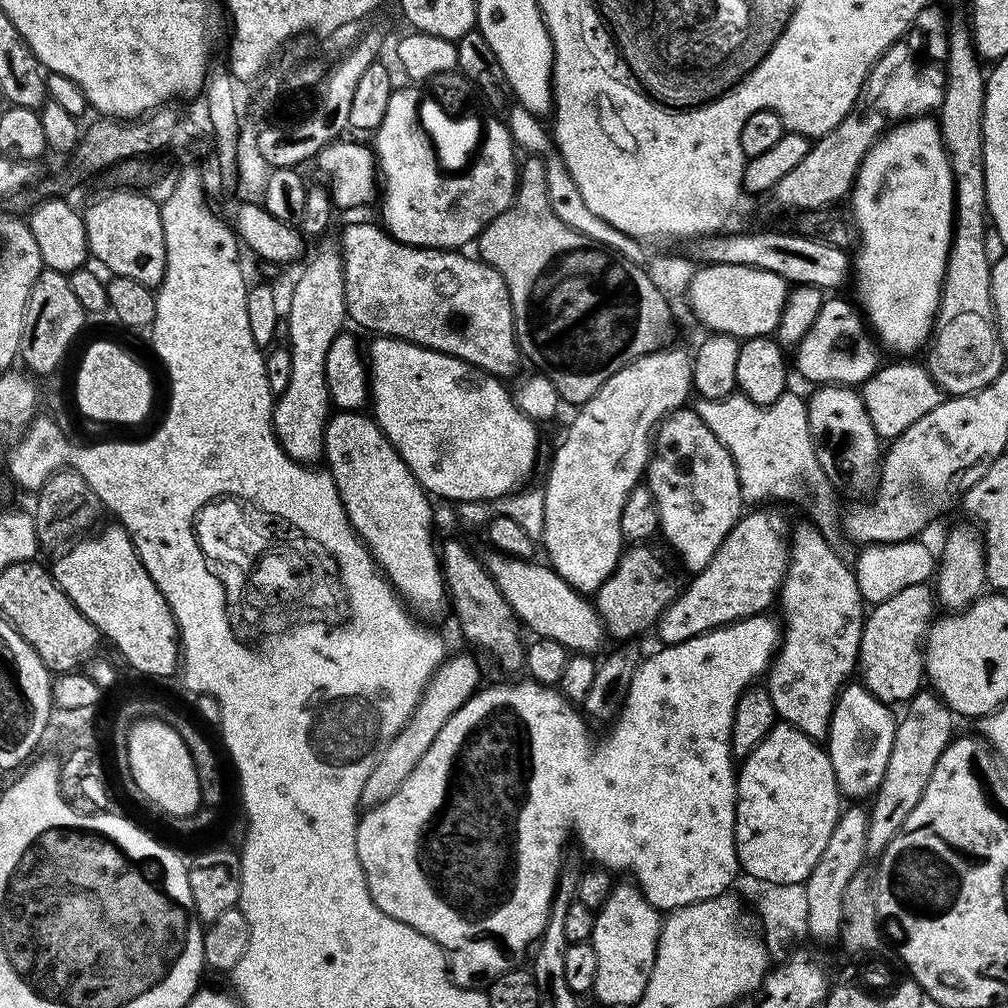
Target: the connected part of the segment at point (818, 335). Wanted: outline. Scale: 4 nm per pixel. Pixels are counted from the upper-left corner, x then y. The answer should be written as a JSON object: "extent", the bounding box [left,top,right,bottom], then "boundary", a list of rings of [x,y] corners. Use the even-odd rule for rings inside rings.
{"extent":[794,299,874,386],"boundary":[[[825,299],[824,305],[818,310],[818,318],[814,318],[810,330],[806,330],[806,334],[794,349],[796,368],[800,371],[801,378],[809,380],[812,386],[847,385],[851,381],[848,379],[852,376],[852,364],[846,357],[840,356],[844,352],[844,344],[842,341],[836,340],[839,336],[844,340],[849,340],[852,344],[861,344],[864,348],[874,344],[873,337],[866,327],[865,317],[851,303],[849,304],[844,300]],[[831,340],[836,341],[831,344]]]}

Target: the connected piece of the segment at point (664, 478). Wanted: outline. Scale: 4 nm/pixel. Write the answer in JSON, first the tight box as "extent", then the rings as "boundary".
{"extent":[646,406,742,568],"boundary":[[[685,406],[677,412],[669,412],[660,421],[654,433],[654,447],[646,469],[646,486],[656,500],[660,515],[659,535],[692,567],[705,568],[729,530],[739,522],[742,515],[742,495],[738,470],[722,442],[714,438],[714,430],[702,422],[700,415]]]}

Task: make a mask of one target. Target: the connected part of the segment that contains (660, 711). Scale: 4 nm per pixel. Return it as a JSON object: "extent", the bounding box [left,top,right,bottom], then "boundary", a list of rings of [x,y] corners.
{"extent":[356,614,782,988],"boundary":[[[761,614],[751,616],[749,620],[736,620],[733,624],[726,625],[725,628],[716,628],[712,632],[704,632],[701,636],[690,638],[681,644],[670,644],[661,647],[661,652],[656,652],[653,656],[648,656],[644,661],[635,665],[632,679],[629,682],[628,692],[623,696],[623,707],[618,713],[618,719],[615,721],[616,729],[597,746],[592,749],[592,740],[588,737],[589,721],[582,715],[581,709],[577,707],[573,701],[566,699],[563,692],[555,687],[536,683],[531,678],[524,678],[517,684],[492,684],[481,687],[476,691],[463,706],[454,713],[446,722],[446,726],[442,726],[442,730],[438,730],[438,738],[434,738],[434,742],[430,742],[430,750],[426,750],[426,754],[422,754],[422,762],[418,762],[418,766],[414,766],[414,770],[410,770],[410,778],[406,778],[406,782],[402,782],[402,786],[398,790],[394,790],[394,794],[390,794],[390,798],[386,798],[386,802],[382,802],[377,808],[369,808],[359,817],[356,825],[356,849],[358,850],[358,858],[362,862],[362,870],[366,878],[366,886],[370,890],[370,894],[374,898],[377,906],[386,914],[390,914],[390,918],[398,918],[398,922],[406,922],[406,926],[410,926],[414,930],[418,930],[418,934],[426,934],[426,938],[430,938],[434,943],[446,953],[448,958],[448,966],[452,973],[452,981],[460,988],[479,988],[494,982],[494,978],[498,978],[502,974],[506,974],[511,968],[517,967],[521,963],[520,960],[524,955],[529,955],[530,949],[539,941],[540,936],[544,932],[544,927],[548,921],[548,911],[552,908],[552,899],[556,896],[556,884],[559,882],[560,870],[564,856],[564,843],[568,840],[568,831],[573,828],[576,831],[576,836],[580,839],[580,844],[584,847],[584,852],[593,860],[593,865],[599,866],[604,870],[611,870],[613,873],[629,872],[631,879],[634,881],[641,894],[645,896],[655,908],[661,910],[673,910],[680,907],[690,906],[692,903],[701,903],[704,900],[714,899],[716,896],[725,895],[735,885],[736,877],[741,871],[740,859],[736,856],[736,772],[734,771],[734,757],[732,755],[732,723],[734,722],[734,708],[738,702],[738,698],[746,688],[751,688],[757,683],[756,680],[765,675],[768,669],[772,666],[772,661],[780,647],[782,639],[782,628],[779,623],[776,624],[771,620],[771,615]]]}

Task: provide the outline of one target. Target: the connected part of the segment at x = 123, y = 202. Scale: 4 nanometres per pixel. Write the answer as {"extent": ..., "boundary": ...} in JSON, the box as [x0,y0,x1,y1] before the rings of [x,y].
{"extent":[83,190,166,286],"boundary":[[[140,190],[120,191],[124,192],[108,192],[98,197],[88,209],[83,209],[89,253],[98,263],[105,264],[112,276],[125,276],[149,286],[158,286],[166,270],[166,238],[162,234],[160,204],[143,196]]]}

